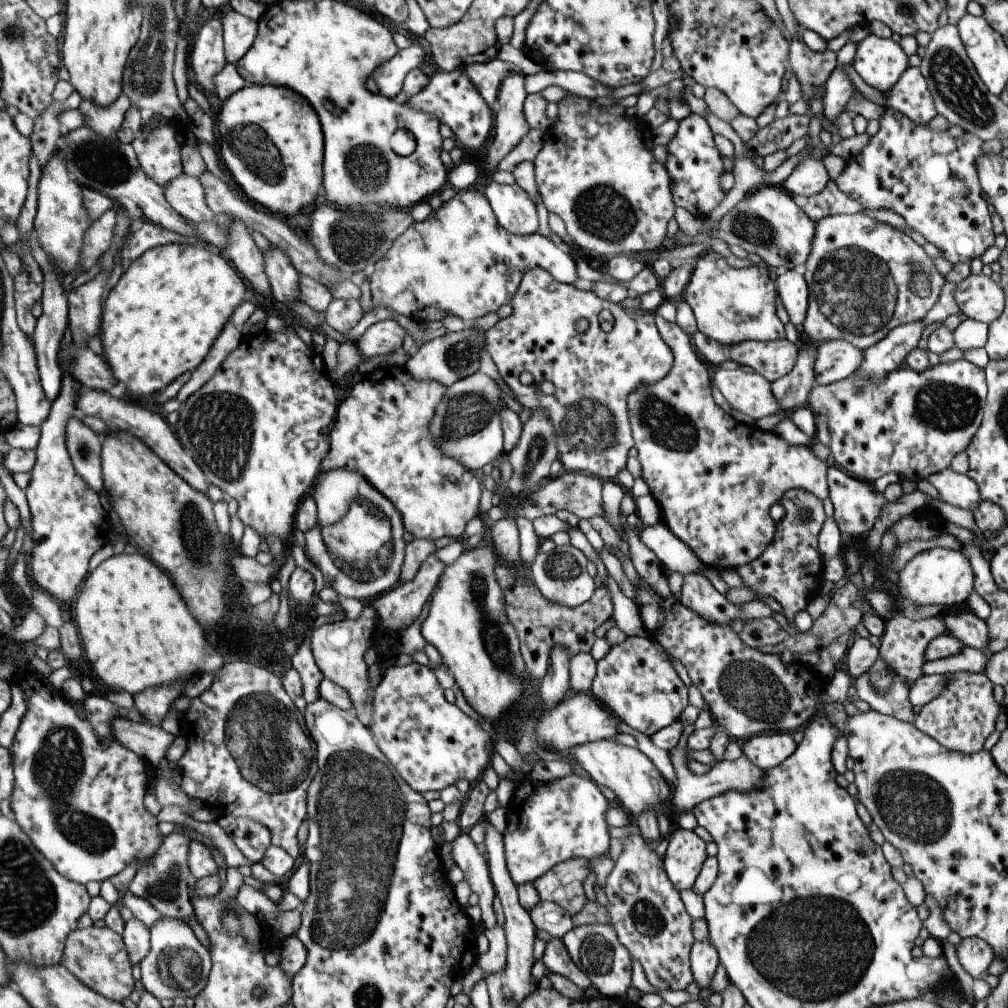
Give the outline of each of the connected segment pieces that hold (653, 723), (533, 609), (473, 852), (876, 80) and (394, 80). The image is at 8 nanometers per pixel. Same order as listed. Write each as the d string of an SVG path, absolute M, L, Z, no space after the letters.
M633 635L611 645L609 652L596 662L589 694L620 722L650 737L677 720L687 705L687 688L673 669L667 653L648 637Z
M499 562L495 565L493 574L496 585L503 593L504 611L517 635L521 658L528 672L526 680L530 682L529 686L533 694L537 692L538 682L545 674L553 645L564 646L570 656L590 652L595 640L591 632L612 615L612 602L608 595L608 588L600 585L593 591L588 602L580 604L579 607L564 607L550 603L544 598L532 583L529 569L523 564L517 570Z
M460 832L449 844L452 861L460 868L471 892L475 892L478 896L480 920L485 924L485 930L491 927L497 928L492 909L492 900L496 894L490 879L486 857L479 854L476 844L466 832Z
M869 33L856 44L850 65L865 84L883 92L889 90L908 67L907 57L890 38Z
M409 45L377 66L372 74L379 93L387 98L393 98L399 92L405 75L411 69L422 66L423 56L425 54L421 47Z

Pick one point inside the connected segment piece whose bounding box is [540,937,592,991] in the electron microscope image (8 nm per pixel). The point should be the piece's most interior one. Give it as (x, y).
(556, 961)

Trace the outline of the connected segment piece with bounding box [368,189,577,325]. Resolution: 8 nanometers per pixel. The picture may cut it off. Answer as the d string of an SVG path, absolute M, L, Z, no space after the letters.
M471 190L454 191L454 196L442 205L437 210L432 210L429 216L423 221L418 223L411 223L387 249L387 252L375 262L372 269L369 271L369 290L372 300L373 308L375 306L383 306L383 308L392 311L395 314L401 314L405 318L419 322L429 322L430 320L441 320L444 316L457 316L467 325L476 318L485 316L487 312L496 312L501 305L508 305L511 297L514 295L518 284L520 283L523 273L528 270L542 268L545 269L551 277L556 281L571 285L576 279L576 270L574 268L574 260L566 255L558 246L551 240L551 238L543 237L538 233L528 235L514 235L503 230L495 220L492 210L489 208L487 199L480 193Z

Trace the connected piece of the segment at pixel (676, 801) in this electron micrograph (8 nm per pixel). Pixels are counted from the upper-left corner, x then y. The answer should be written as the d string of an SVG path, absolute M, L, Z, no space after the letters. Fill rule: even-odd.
M686 724L682 727L682 731L677 744L668 751L668 758L672 764L675 773L675 784L671 784L672 795L670 796L669 810L680 814L685 810L691 810L696 804L708 798L722 795L727 791L737 791L738 793L746 793L756 791L762 786L764 780L764 772L753 766L743 755L733 761L715 761L712 763L709 772L704 775L693 774L687 768L687 760L685 757L686 740L693 732L693 724Z

